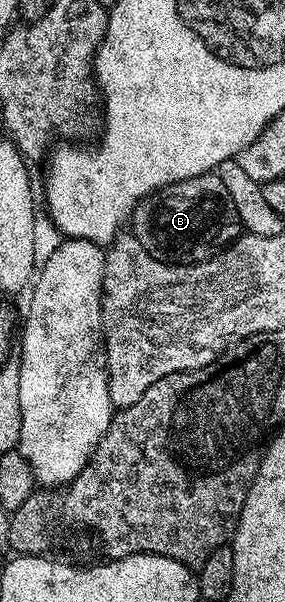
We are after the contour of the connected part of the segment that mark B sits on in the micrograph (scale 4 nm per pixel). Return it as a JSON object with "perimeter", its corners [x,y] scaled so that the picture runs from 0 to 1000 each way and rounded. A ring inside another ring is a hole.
{"perimeter":[[[772,287],[702,289],[670,299],[628,299],[495,331],[467,349],[460,387],[530,425],[565,434],[649,437],[719,434],[835,395],[825,332],[796,319]]]}

